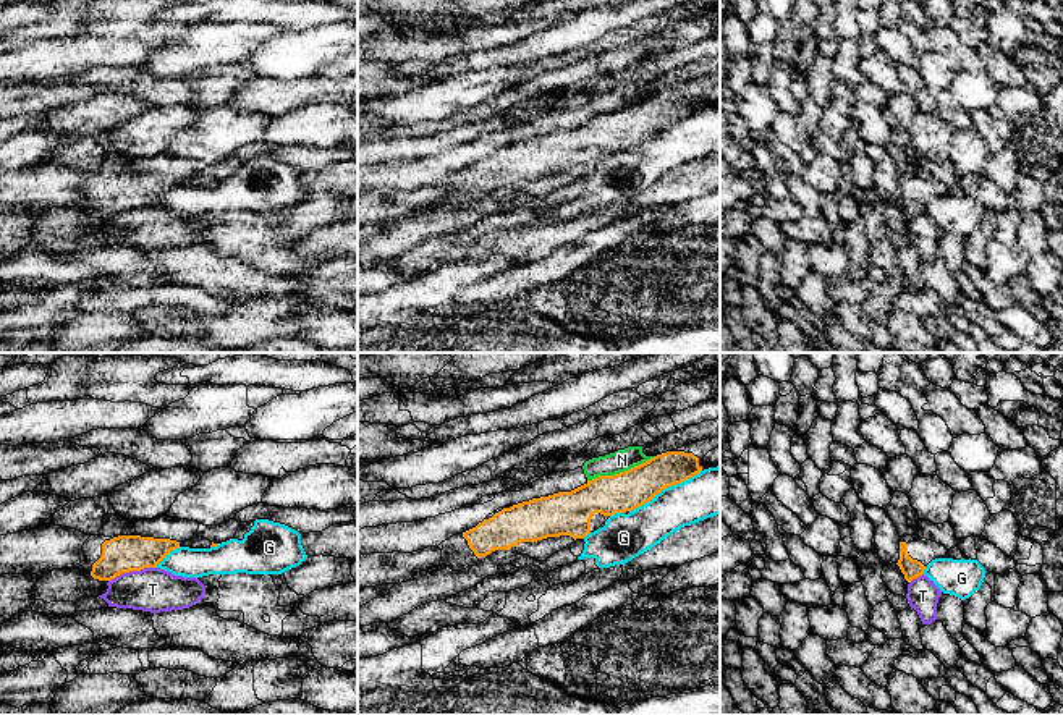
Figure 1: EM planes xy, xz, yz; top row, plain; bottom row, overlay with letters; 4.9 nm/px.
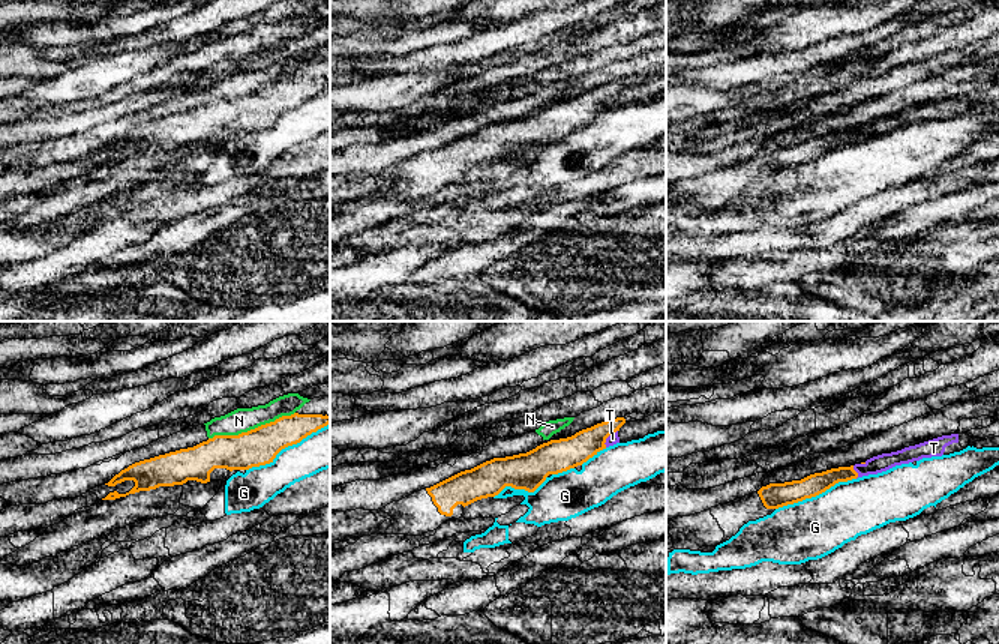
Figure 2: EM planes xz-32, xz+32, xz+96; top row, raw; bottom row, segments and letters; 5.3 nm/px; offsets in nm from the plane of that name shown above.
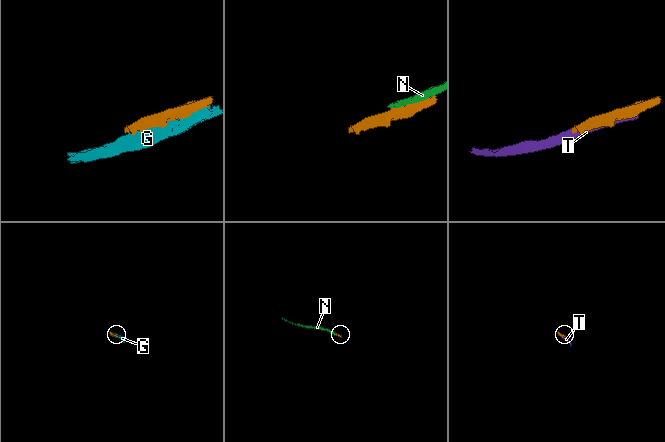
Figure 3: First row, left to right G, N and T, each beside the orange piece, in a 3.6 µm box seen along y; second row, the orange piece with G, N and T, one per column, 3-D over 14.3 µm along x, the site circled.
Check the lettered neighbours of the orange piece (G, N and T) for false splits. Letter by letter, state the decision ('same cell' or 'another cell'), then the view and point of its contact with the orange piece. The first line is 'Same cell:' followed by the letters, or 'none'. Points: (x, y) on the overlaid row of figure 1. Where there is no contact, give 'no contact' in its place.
Same cell: none
G: another cell; contact xz (665, 487)
N: another cell; contact xz (620, 473)
T: another cell; contact xy (131, 570)

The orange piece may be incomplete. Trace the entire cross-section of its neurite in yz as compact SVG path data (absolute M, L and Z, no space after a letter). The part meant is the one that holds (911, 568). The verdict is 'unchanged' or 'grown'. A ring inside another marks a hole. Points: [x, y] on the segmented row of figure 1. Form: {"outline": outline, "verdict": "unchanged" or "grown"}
{"outline": "M919 535L900 537L900 560L898 566L904 579L913 579L924 574L925 566L935 558L947 558L948 550L937 542L921 539Z", "verdict": "grown"}

